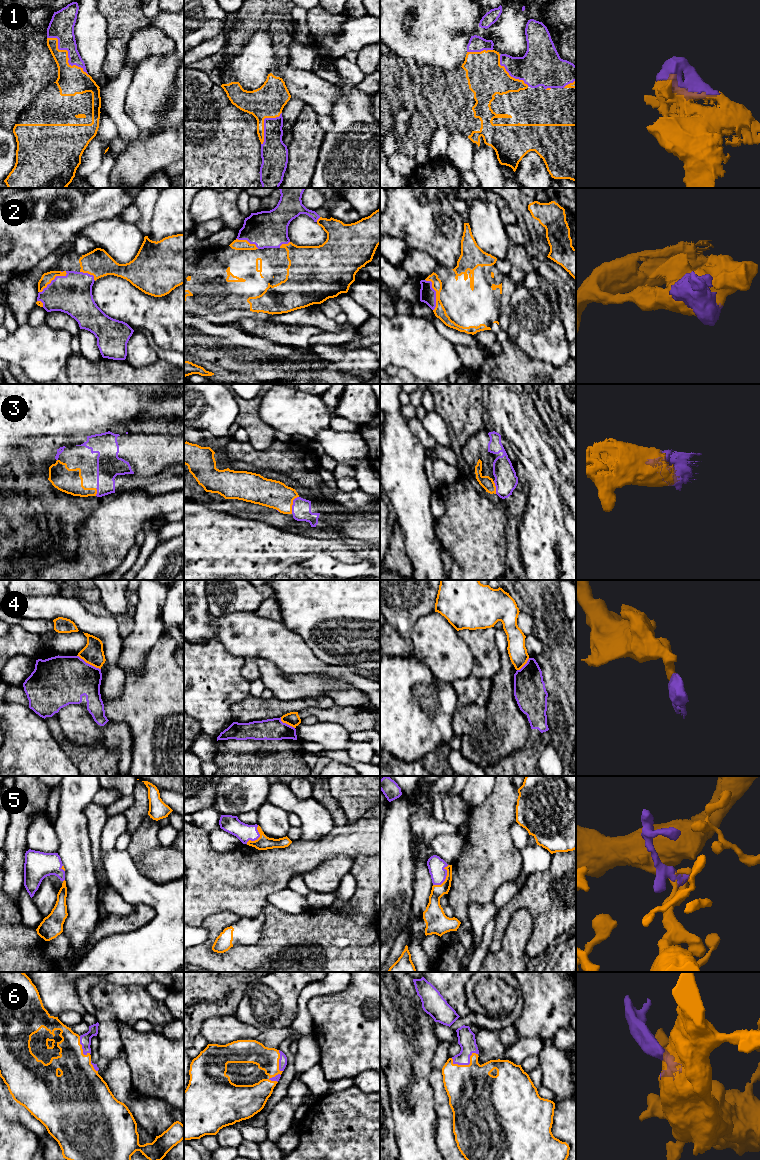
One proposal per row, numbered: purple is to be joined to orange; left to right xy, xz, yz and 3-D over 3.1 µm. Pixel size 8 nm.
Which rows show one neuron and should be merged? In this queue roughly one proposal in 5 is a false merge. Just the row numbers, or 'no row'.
1, 2, 3, 5, 6

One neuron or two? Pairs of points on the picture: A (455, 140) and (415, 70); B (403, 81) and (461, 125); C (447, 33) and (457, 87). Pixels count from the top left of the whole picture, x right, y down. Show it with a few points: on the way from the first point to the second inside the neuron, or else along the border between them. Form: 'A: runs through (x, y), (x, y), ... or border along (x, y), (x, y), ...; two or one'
A: border along (450, 133), (460, 131), (473, 143); two
B: runs through (417, 88), (431, 95), (447, 111); one
C: border along (460, 66), (452, 70), (443, 71); two

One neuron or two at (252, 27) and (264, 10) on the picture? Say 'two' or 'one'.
one

